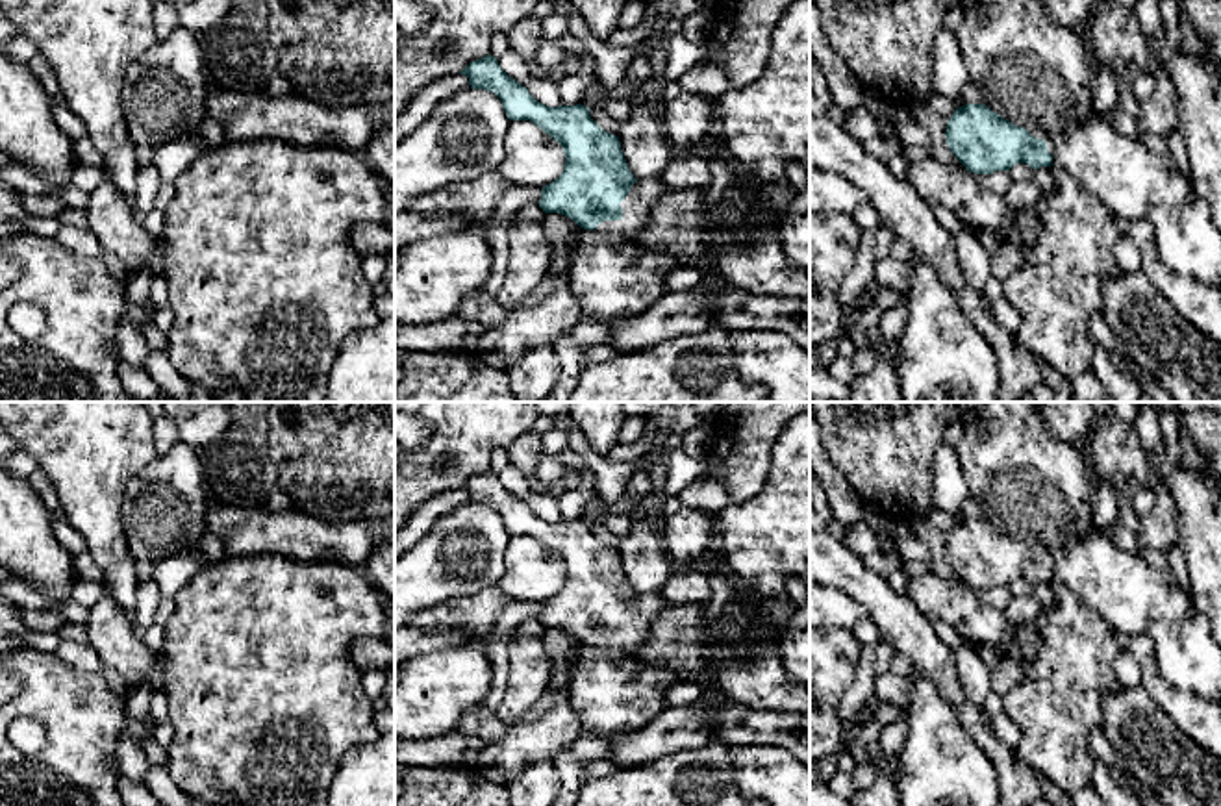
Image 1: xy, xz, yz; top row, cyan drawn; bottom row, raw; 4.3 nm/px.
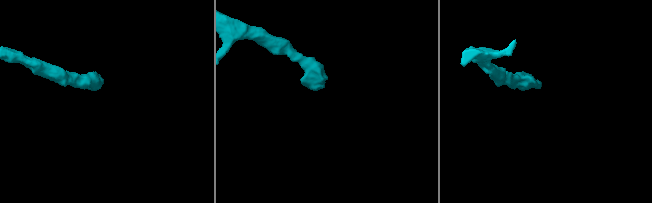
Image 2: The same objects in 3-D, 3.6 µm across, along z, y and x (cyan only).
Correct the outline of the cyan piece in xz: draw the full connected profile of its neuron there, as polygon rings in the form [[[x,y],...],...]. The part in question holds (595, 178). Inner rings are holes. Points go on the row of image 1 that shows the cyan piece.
[[[491,54],[471,61],[459,74],[469,78],[471,89],[495,93],[510,120],[530,120],[563,146],[563,172],[541,189],[539,208],[545,213],[561,213],[584,230],[604,230],[626,239],[645,230],[669,189],[660,178],[634,178],[619,137],[604,132],[589,107],[537,102]]]

